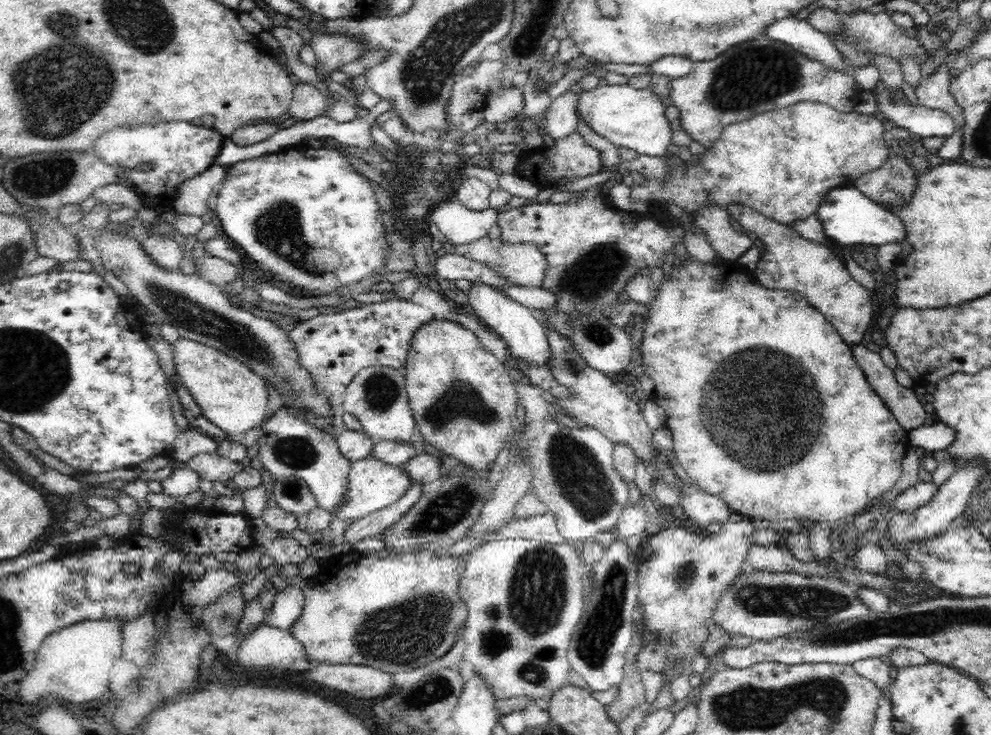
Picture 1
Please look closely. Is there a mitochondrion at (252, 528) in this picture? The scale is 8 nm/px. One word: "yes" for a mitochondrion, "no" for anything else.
no

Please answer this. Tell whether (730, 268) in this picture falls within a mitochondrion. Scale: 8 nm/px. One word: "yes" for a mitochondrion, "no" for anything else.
no

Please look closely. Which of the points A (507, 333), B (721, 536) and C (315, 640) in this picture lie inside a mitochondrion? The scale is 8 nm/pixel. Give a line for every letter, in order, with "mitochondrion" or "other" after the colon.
A: other
B: other
C: other

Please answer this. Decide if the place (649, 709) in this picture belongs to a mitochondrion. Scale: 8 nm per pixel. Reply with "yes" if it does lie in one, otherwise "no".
no

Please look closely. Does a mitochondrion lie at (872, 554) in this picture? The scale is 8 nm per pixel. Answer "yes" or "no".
no

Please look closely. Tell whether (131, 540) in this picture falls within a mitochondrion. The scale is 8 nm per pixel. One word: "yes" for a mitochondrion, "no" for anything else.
no

